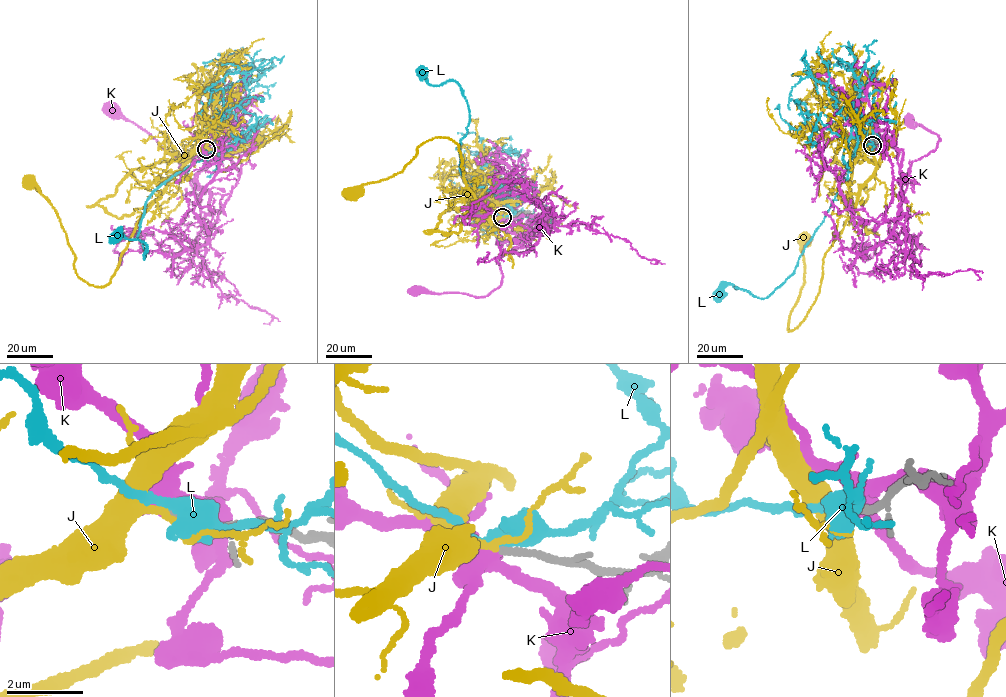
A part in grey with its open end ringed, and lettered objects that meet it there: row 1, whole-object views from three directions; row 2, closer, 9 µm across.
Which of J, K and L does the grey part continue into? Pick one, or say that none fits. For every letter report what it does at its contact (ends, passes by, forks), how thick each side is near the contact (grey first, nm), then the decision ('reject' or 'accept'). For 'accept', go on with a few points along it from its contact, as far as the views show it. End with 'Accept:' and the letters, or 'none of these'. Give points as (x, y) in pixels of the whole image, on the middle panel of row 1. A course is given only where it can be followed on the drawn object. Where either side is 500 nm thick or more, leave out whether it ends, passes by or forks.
J: it passes by; 190 nm thick on the grey side, 150 nm on the other; accept; it runs (503, 217), (493, 223), (488, 220), (467, 186), (457, 144), (449, 138), (432, 137), (398, 173), (352, 194)
K: it forks there; 190 nm thick on the grey side, 400 nm on the other; reject
L: 190 nm thick on the grey side, 550 nm on the other; reject
Accept: J

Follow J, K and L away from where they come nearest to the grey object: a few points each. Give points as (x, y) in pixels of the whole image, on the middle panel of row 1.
J: (503, 217), (493, 223), (488, 220), (467, 186), (457, 144), (449, 138), (432, 137), (398, 173), (352, 194)
K: (502, 217), (507, 230), (516, 236), (513, 240), (525, 241), (498, 260), (500, 285), (477, 297), (415, 291)
L: (503, 217), (504, 185), (490, 191), (461, 172), (462, 90), (421, 72)

